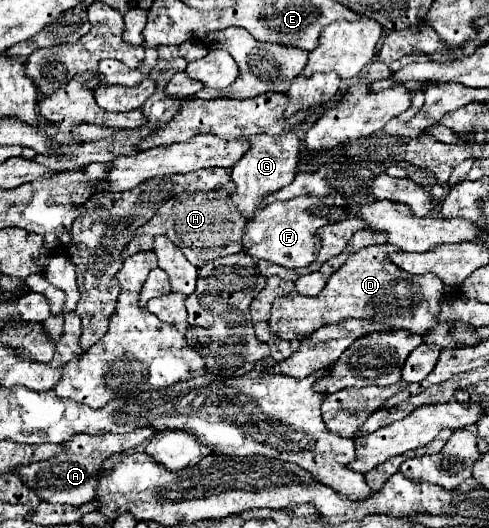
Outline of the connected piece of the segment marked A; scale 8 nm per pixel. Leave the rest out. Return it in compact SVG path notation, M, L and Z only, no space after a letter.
M146 426L138 428L126 434L96 434L96 436L74 436L66 446L64 454L58 454L50 460L34 462L28 464L28 468L20 468L16 472L24 484L28 484L30 490L34 490L42 500L46 502L60 502L60 504L70 504L70 506L82 506L92 500L96 492L96 480L98 480L98 470L100 464L112 456L112 454L122 454L128 452L136 446L140 446L144 440L148 440L156 430Z

